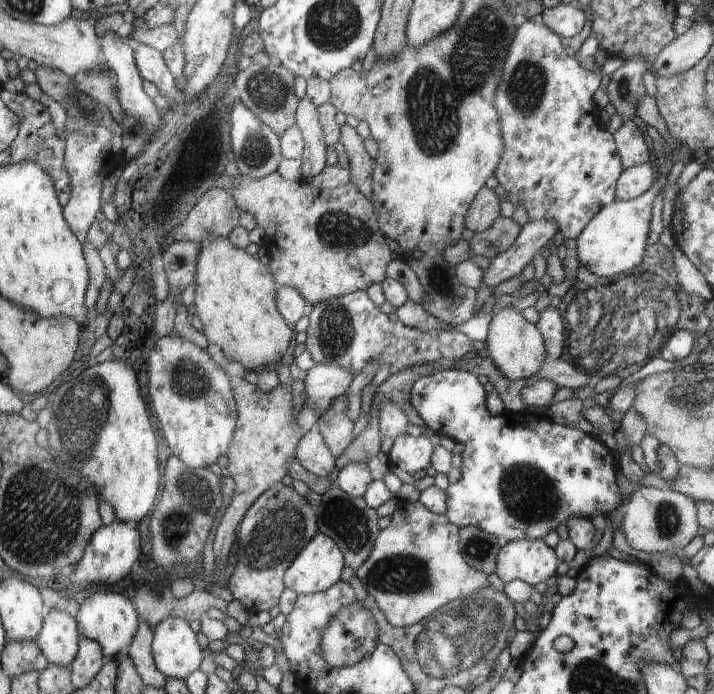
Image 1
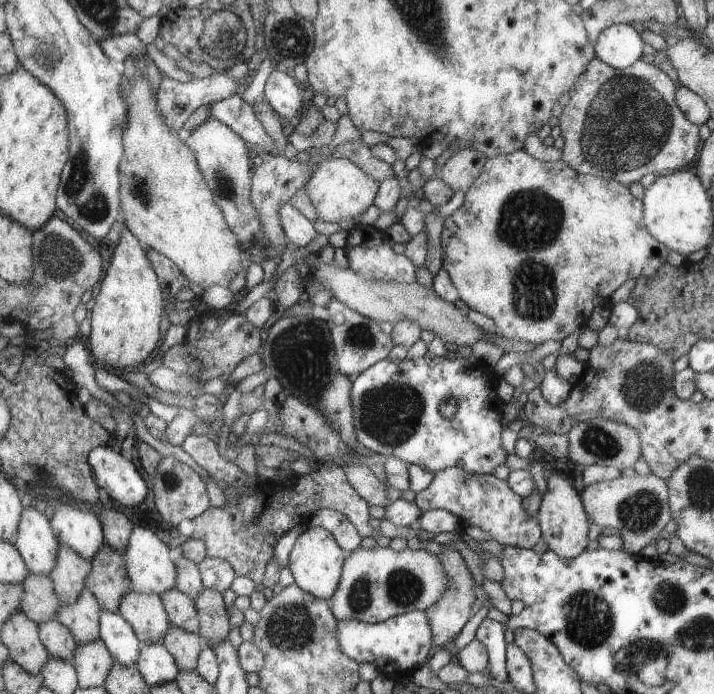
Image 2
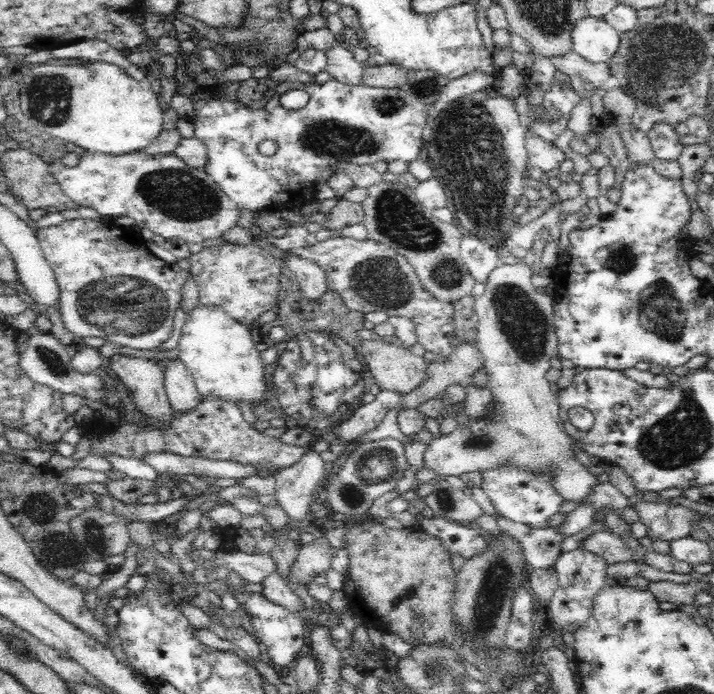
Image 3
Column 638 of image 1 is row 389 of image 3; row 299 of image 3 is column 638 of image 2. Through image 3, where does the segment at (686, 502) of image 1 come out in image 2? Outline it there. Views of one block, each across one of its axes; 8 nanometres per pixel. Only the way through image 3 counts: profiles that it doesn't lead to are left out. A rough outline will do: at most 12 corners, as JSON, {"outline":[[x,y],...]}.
{"outline":[[655,475],[602,480],[581,496],[590,519],[640,554],[672,519]]}

